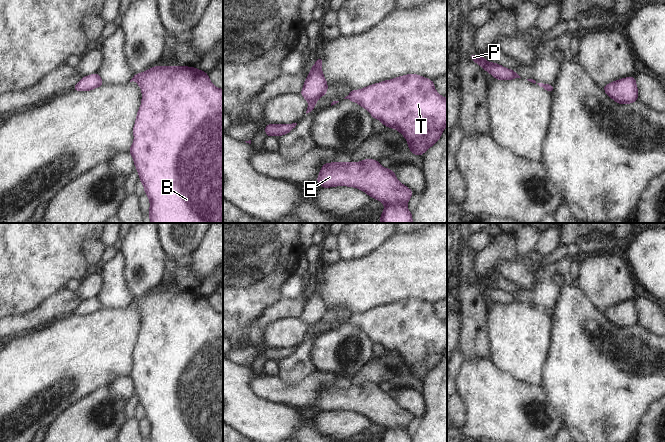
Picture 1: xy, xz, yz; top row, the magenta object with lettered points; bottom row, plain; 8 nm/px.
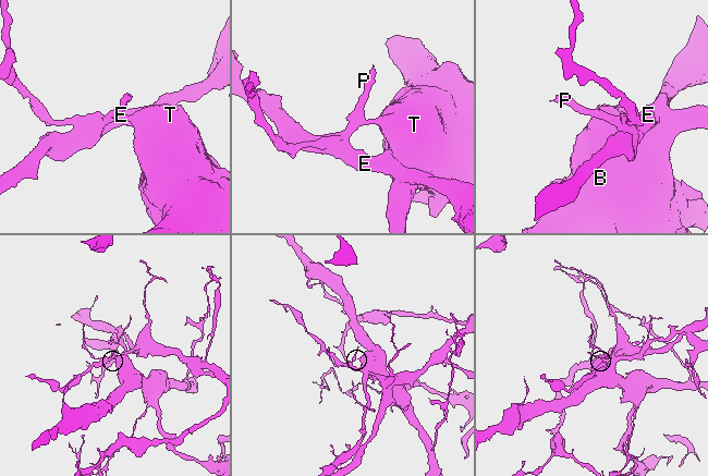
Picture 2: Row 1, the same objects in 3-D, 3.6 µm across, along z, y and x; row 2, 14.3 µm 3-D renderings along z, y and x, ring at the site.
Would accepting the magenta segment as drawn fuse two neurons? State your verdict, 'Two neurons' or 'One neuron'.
Two neurons.

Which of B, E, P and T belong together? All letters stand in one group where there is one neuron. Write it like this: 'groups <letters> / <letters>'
groups B T / E P

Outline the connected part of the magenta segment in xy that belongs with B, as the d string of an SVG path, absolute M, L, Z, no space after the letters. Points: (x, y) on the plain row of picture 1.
M155 290L140 298L134 298L130 306L136 305L142 314L141 331L134 348L134 367L130 379L150 423L149 442L223 442L223 313L216 312L204 295L186 290Z

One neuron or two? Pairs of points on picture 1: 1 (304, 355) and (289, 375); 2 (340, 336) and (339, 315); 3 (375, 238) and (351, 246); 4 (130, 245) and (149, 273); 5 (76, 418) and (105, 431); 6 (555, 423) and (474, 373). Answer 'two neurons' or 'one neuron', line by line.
1: one neuron
2: two neurons
3: one neuron
4: one neuron
5: one neuron
6: one neuron

